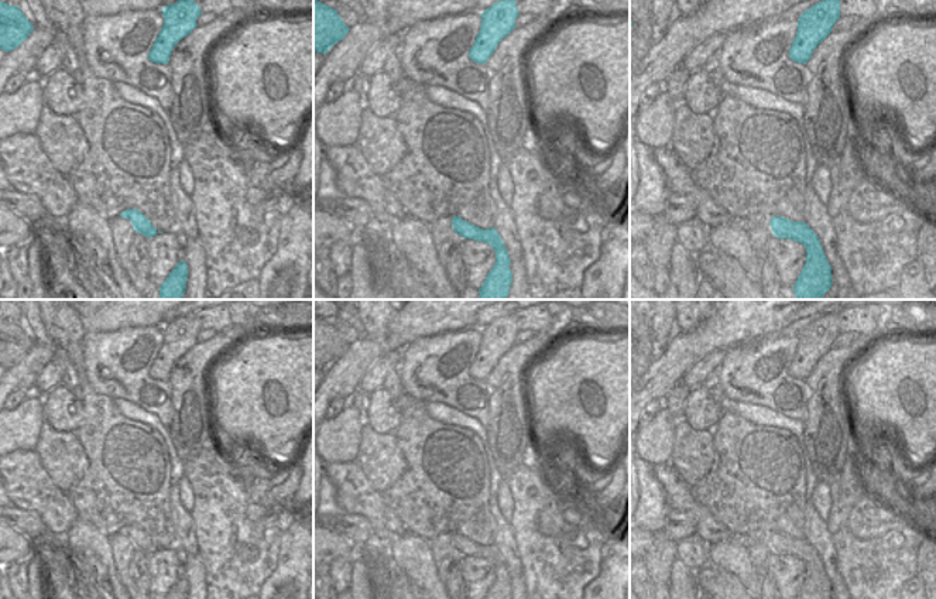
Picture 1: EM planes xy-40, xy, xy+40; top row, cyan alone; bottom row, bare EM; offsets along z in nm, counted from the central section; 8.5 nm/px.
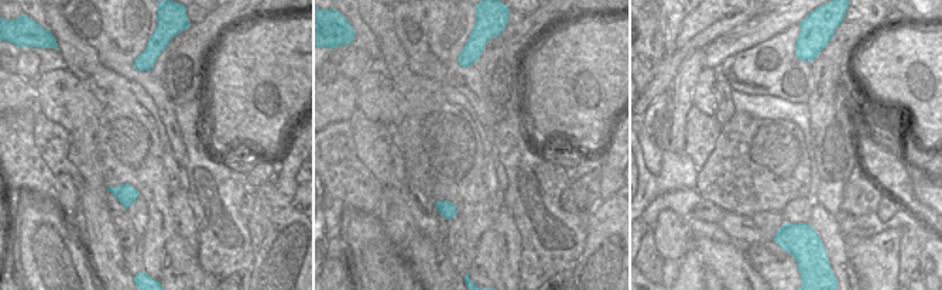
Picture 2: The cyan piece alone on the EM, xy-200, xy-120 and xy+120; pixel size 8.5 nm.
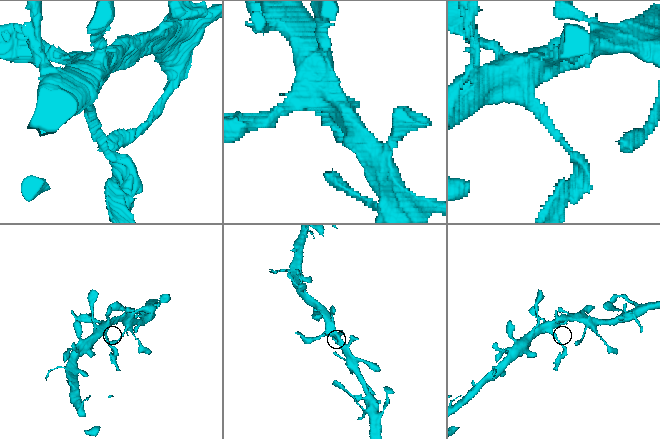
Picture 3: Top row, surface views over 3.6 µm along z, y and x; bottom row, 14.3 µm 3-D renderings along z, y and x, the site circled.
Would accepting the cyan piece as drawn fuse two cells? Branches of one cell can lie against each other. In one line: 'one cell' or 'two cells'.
two cells

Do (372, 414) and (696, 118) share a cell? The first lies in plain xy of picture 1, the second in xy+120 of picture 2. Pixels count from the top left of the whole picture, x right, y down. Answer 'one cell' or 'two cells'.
two cells

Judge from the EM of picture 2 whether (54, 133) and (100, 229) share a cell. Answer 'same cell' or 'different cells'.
different cells

